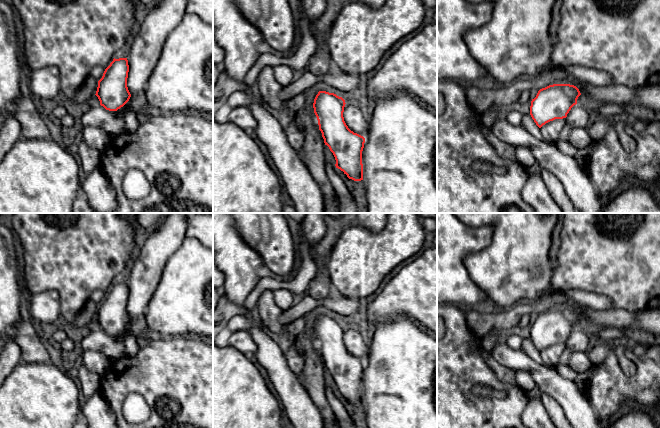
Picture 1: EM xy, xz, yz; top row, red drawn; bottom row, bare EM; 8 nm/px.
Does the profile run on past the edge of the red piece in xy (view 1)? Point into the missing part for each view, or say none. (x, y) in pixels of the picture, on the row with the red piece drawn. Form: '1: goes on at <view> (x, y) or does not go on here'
1: does not go on here

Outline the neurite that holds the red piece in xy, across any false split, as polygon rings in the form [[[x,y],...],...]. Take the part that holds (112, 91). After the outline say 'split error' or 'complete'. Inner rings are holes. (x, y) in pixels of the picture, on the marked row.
[[[127,58],[113,59],[98,81],[96,96],[106,110],[117,111],[130,99],[127,87],[129,65]]]; complete

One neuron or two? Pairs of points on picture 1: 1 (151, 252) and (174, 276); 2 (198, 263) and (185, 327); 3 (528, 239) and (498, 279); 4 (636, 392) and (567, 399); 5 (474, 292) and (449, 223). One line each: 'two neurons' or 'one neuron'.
1: two neurons
2: one neuron
3: one neuron
4: two neurons
5: one neuron

